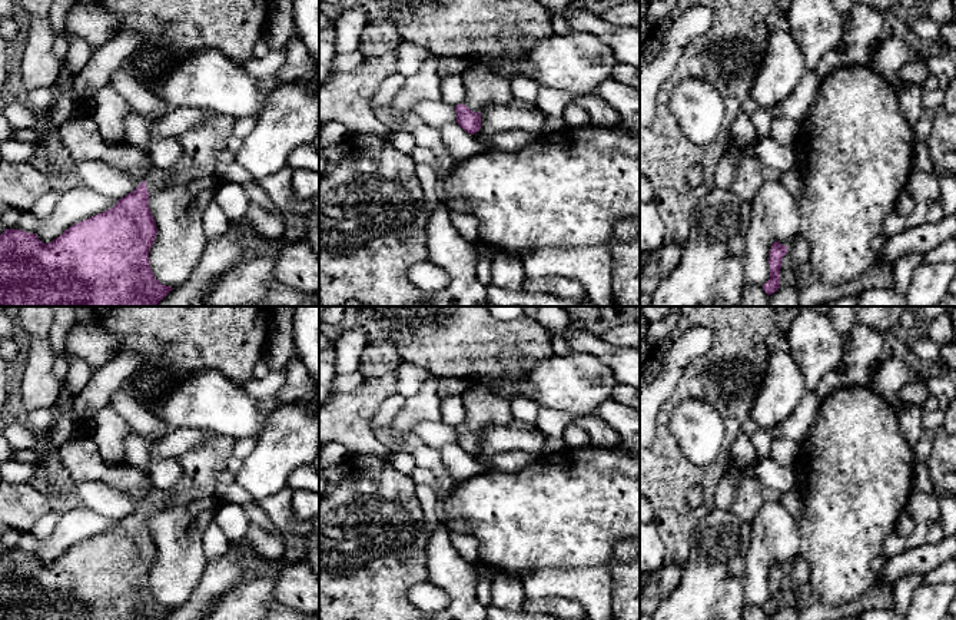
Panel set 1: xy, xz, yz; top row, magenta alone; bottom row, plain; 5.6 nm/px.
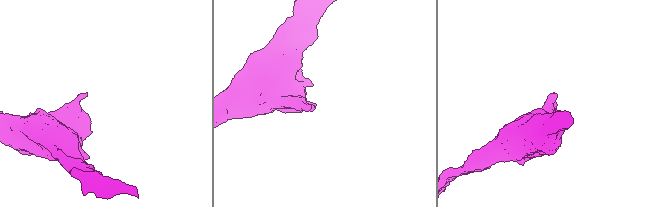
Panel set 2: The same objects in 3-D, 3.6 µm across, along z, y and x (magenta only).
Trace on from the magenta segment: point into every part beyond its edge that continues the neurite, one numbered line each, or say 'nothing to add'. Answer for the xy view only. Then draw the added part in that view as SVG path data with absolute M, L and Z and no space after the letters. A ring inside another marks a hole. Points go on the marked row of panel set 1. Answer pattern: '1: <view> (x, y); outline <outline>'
1: xy (201, 145); outline M210 115L202 125L179 136L183 156L167 169L152 168L146 173L149 198L165 188L183 185L213 175L216 155L228 147L233 135L235 119L225 115Z

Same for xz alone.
1: xz (483, 89); outline M484 67L468 69L462 74L462 82L465 87L462 103L475 113L485 106L507 105L514 99L509 80L494 76Z

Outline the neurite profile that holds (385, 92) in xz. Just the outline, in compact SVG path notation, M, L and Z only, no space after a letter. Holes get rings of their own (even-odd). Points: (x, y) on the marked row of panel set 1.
M394 73L388 76L374 92L369 107L371 112L378 116L388 106L388 103L394 99L394 96L402 89L405 84L405 76L401 73Z

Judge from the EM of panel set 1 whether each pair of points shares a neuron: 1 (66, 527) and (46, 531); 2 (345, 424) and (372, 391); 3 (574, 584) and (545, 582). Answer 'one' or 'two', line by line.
1: two
2: one
3: one

